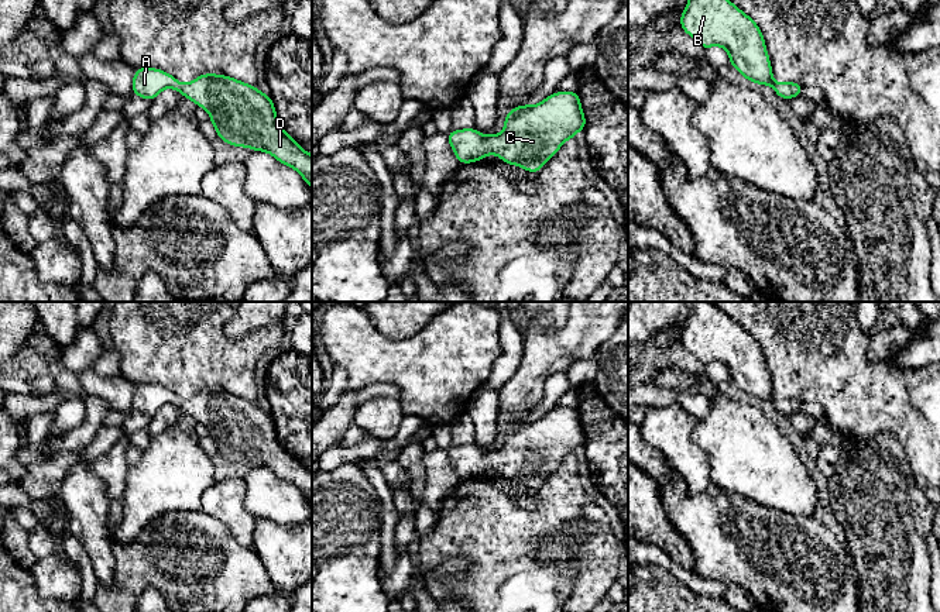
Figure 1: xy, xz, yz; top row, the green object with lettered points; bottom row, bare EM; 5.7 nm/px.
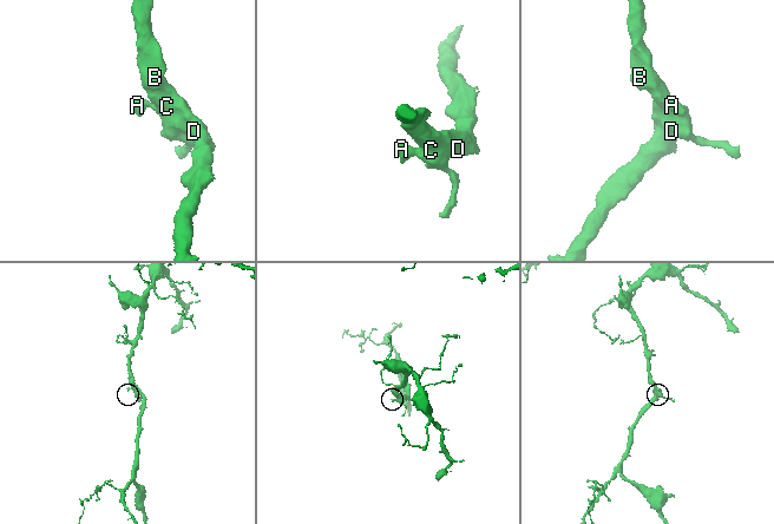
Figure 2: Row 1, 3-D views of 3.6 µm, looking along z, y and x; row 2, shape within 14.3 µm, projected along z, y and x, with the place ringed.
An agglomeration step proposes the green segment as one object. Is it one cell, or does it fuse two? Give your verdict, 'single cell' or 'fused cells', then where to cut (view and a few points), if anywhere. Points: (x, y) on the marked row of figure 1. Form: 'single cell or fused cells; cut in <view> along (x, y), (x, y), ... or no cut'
single cell; no cut

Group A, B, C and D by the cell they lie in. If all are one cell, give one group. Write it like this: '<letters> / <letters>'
A B C D

